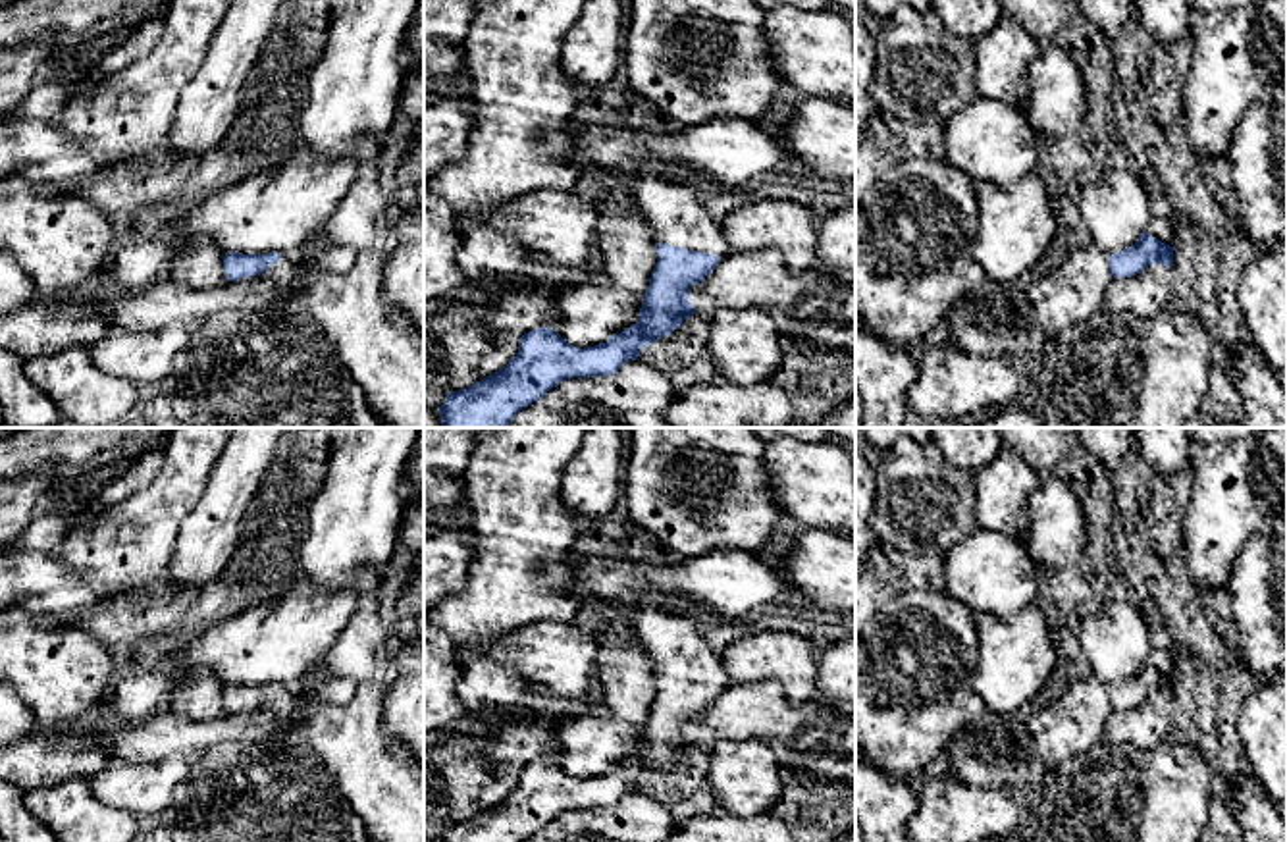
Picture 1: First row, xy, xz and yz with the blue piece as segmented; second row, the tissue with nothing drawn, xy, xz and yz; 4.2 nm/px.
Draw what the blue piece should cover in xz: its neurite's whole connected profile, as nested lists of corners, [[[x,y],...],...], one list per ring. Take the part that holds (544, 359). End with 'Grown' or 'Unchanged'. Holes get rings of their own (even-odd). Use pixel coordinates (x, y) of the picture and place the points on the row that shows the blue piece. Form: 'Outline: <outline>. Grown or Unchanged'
Outline: [[[657,170],[628,179],[640,212],[651,222],[657,233],[657,264],[649,287],[642,295],[638,322],[605,343],[578,349],[566,343],[549,328],[536,328],[518,339],[518,353],[499,372],[489,374],[468,389],[451,391],[441,408],[441,428],[507,428],[512,418],[547,391],[570,378],[613,376],[628,360],[636,360],[649,345],[680,328],[696,312],[688,301],[692,285],[703,281],[719,260],[730,250],[721,224],[717,224],[696,189],[682,175],[669,175]]]. Grown

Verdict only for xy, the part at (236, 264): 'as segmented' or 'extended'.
extended

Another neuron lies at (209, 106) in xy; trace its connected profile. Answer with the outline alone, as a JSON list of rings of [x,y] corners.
[[[231,0],[195,79],[181,91],[166,154],[204,158],[233,137],[245,87],[283,0]]]

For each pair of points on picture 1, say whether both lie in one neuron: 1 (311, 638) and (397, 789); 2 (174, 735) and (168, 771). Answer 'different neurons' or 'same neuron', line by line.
1: different neurons
2: different neurons

